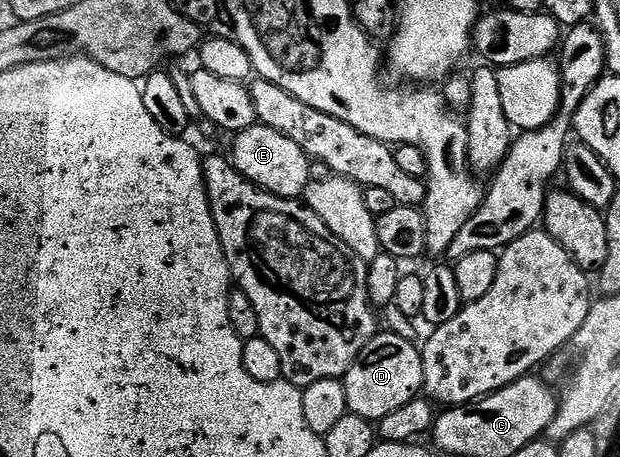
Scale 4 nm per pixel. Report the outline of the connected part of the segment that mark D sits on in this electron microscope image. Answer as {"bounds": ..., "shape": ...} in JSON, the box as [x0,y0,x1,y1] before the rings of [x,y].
{"bounds":[344,333,424,421],"shape":[[[379,333],[371,337],[344,377],[349,414],[371,421],[388,417],[400,405],[419,398],[424,381],[422,352],[402,335]]]}

